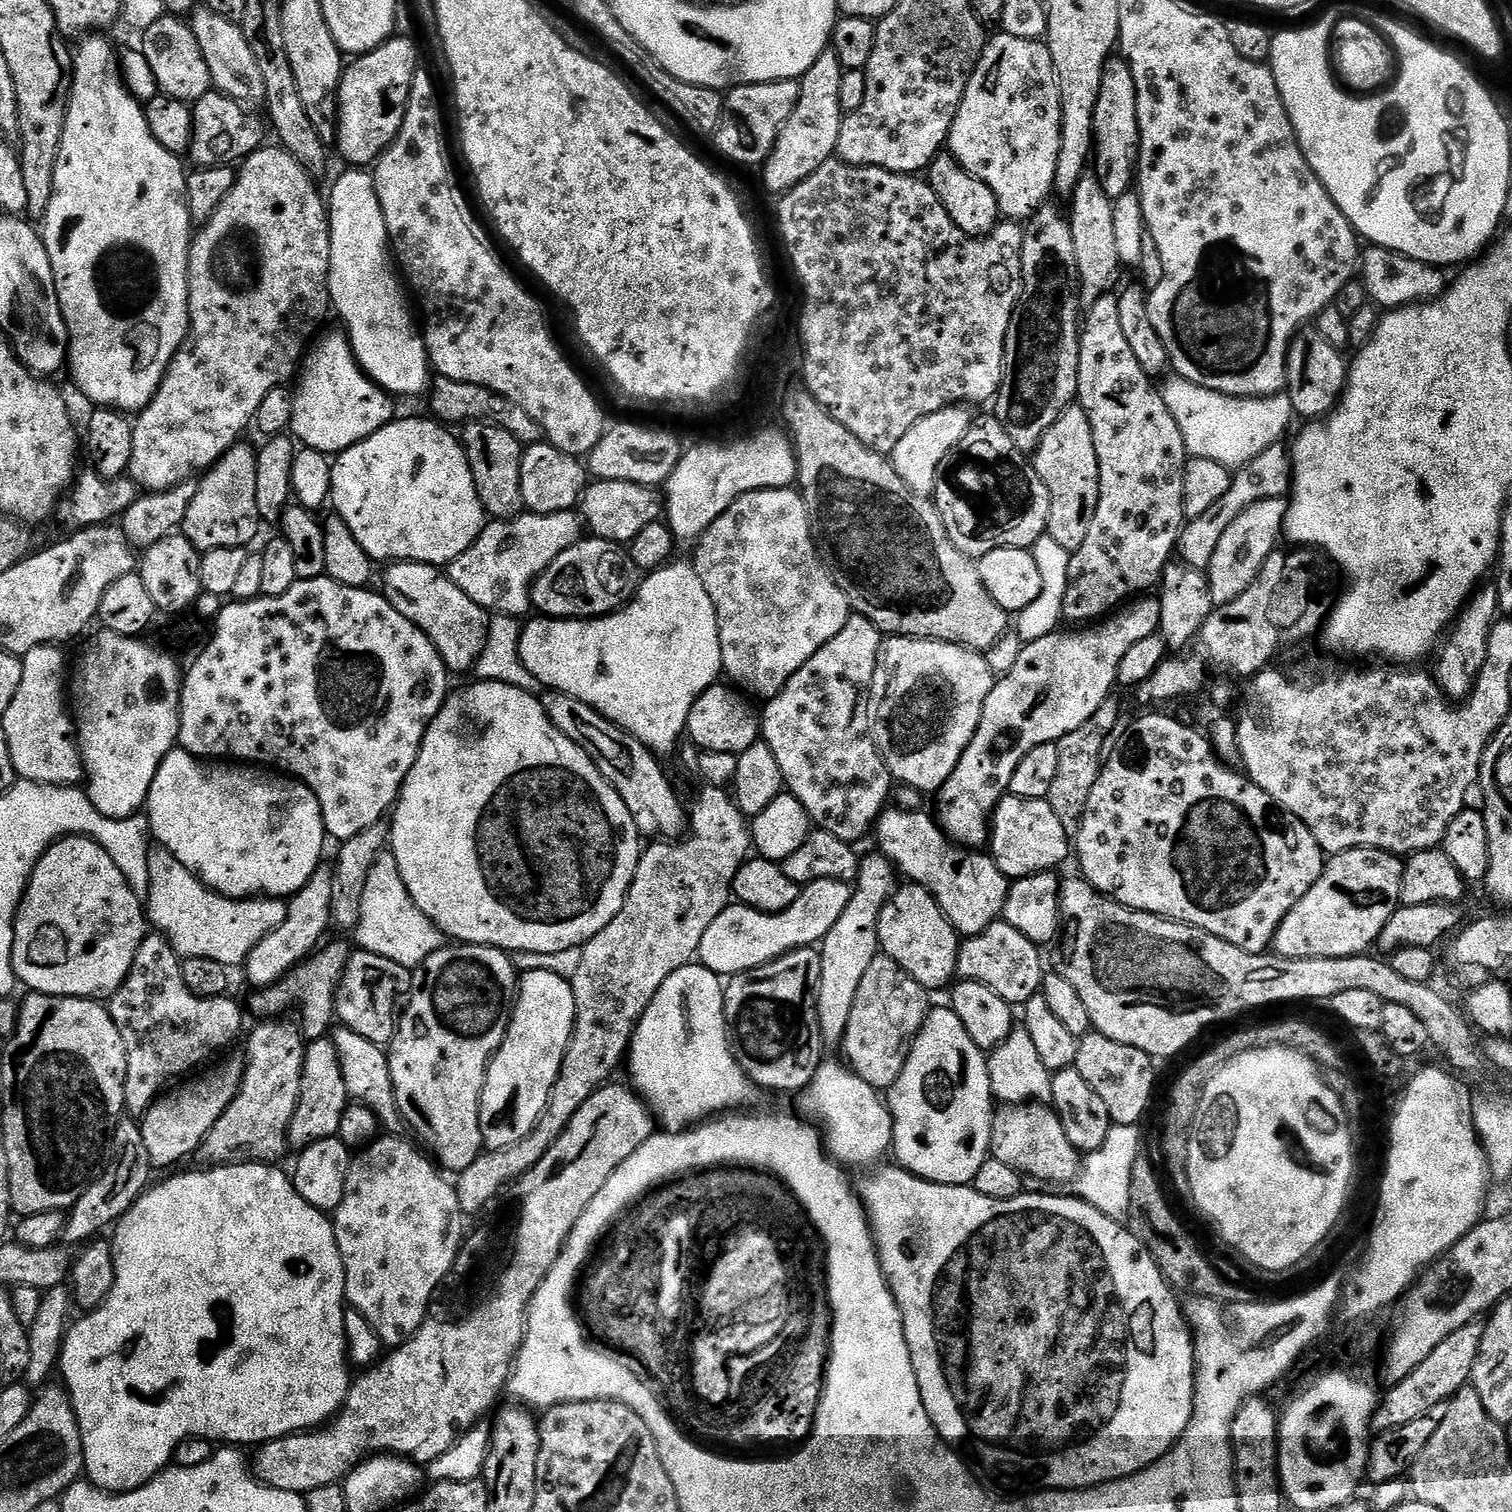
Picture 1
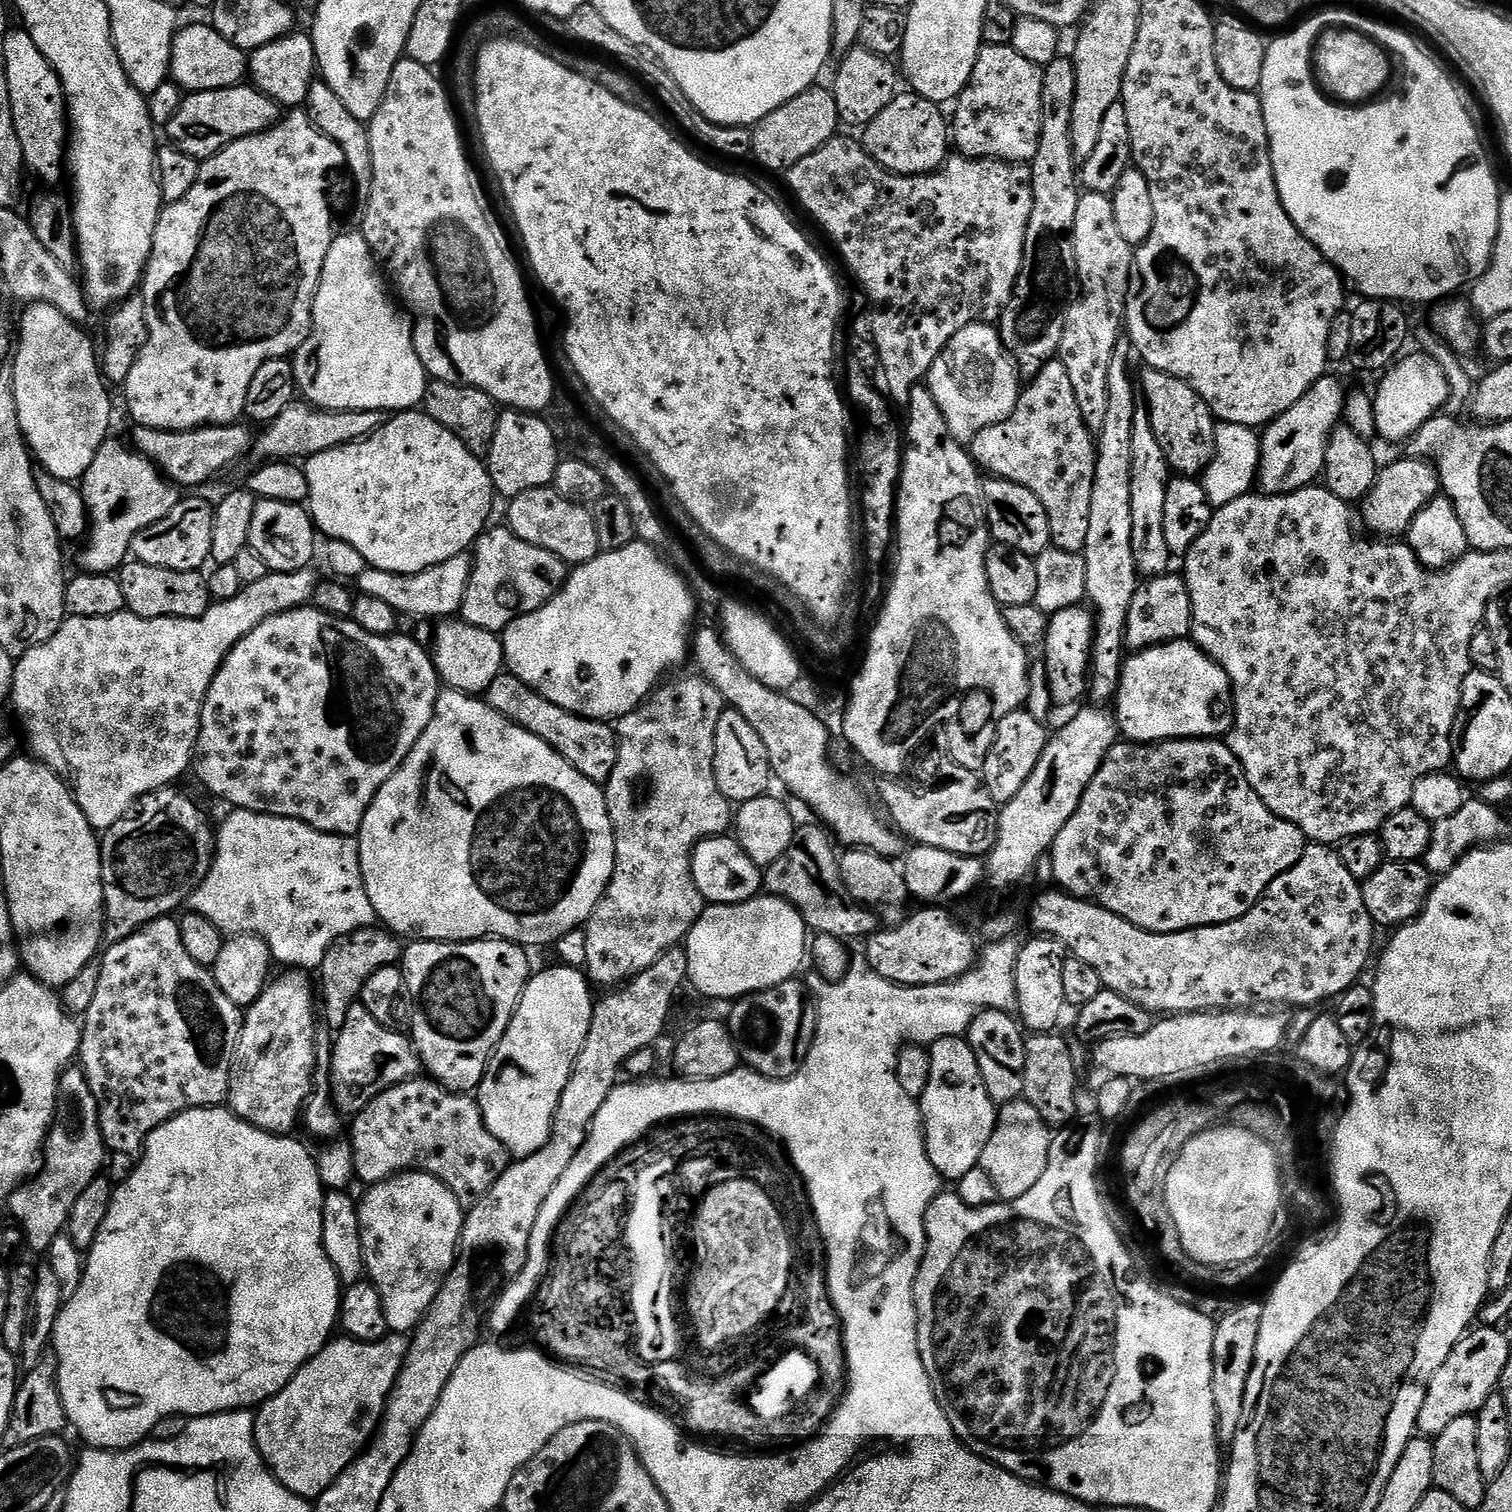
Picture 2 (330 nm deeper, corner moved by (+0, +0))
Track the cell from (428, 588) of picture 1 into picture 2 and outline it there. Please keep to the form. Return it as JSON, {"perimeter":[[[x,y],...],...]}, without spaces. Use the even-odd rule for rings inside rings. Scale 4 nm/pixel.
{"perimeter":[[[445,618],[435,628],[436,637],[430,643],[430,655],[441,681],[454,692],[487,693],[490,682],[494,682],[506,668],[503,639],[497,633],[470,626],[462,618]]]}

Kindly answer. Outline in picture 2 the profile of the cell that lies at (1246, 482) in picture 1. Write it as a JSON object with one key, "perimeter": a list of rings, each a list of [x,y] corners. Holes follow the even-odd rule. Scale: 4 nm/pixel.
{"perimeter":[[[1325,374],[1294,406],[1272,421],[1260,436],[1260,475],[1258,488],[1263,495],[1281,496],[1315,485],[1321,479],[1328,437],[1341,423],[1346,387],[1333,374]]]}

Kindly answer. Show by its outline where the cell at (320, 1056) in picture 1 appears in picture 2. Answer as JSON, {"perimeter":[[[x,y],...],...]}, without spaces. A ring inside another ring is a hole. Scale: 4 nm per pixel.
{"perimeter":[[[362,1003],[348,1007],[346,1022],[342,1022],[334,1036],[330,1073],[332,1100],[341,1116],[356,1117],[374,1098],[378,1098],[378,1094],[419,1077],[421,1072],[416,1045],[403,1031],[382,1026],[382,1022],[378,1022],[378,1018],[374,1018]]]}

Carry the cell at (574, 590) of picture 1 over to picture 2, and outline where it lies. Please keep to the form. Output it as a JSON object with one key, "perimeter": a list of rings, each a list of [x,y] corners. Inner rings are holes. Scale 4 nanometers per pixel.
{"perimeter":[[[506,526],[489,527],[484,535],[476,540],[471,557],[472,573],[466,586],[466,598],[462,598],[459,615],[470,626],[478,626],[482,630],[497,634],[503,633],[504,629],[510,626],[510,622],[550,602],[550,598],[554,598],[554,594],[568,581],[570,571],[569,565],[565,564],[562,558],[558,558],[558,554],[550,554],[550,550],[542,550],[538,546],[530,546],[530,542],[522,542],[522,538],[515,536]]]}

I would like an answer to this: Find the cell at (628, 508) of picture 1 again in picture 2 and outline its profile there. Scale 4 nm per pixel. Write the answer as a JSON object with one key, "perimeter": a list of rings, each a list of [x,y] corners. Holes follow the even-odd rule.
{"perimeter":[[[549,486],[538,490],[526,490],[526,494],[511,497],[507,504],[506,527],[515,536],[522,538],[522,542],[530,542],[530,546],[550,550],[550,554],[558,554],[558,558],[562,558],[569,566],[585,564],[600,555],[598,533],[594,531],[591,511],[583,504],[575,504],[562,498],[555,488]]]}

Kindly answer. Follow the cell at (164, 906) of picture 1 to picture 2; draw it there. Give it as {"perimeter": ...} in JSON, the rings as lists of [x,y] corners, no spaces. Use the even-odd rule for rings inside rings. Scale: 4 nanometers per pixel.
{"perimeter":[[[238,808],[229,813],[229,816],[221,824],[218,824],[218,831],[214,836],[214,855],[210,870],[204,881],[193,888],[192,895],[186,901],[187,907],[191,911],[202,914],[204,918],[210,918],[210,922],[214,922],[214,926],[218,926],[218,930],[228,936],[240,936],[241,934],[260,936],[270,946],[273,961],[277,965],[288,964],[284,966],[292,970],[319,970],[322,966],[322,958],[326,958],[326,950],[335,940],[359,928],[373,927],[377,923],[376,911],[370,902],[370,894],[366,894],[366,886],[362,878],[360,841],[356,836],[330,834],[301,820],[285,816],[271,816],[268,812],[251,812],[245,808]]]}

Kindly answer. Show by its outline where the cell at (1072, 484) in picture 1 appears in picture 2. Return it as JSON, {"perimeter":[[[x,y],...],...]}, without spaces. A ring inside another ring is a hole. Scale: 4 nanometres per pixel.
{"perimeter":[[[1060,359],[1046,362],[1039,374],[1027,381],[1014,414],[1000,424],[986,426],[971,440],[970,451],[977,468],[989,477],[1014,482],[1042,502],[1050,522],[1051,547],[1083,553],[1090,530],[1096,440],[1086,422],[1082,422],[1074,382],[1070,382],[1070,374]]]}

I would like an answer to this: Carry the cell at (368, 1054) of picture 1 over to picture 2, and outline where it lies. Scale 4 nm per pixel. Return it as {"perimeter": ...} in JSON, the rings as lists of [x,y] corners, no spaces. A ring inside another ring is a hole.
{"perimeter":[[[413,1078],[386,1089],[354,1117],[350,1132],[351,1128],[356,1178],[371,1186],[409,1170],[429,1172],[452,1191],[454,1198],[458,1198],[461,1208],[465,1210],[474,1207],[491,1190],[494,1182],[510,1163],[510,1157],[502,1142],[498,1142],[494,1134],[490,1134],[479,1103],[463,1092],[449,1092],[431,1078]]]}

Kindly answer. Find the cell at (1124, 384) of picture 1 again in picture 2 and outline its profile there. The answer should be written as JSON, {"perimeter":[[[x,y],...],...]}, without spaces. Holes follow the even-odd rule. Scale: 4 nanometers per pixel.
{"perimeter":[[[1084,192],[1081,195],[1078,214],[1074,214],[1072,241],[1080,275],[1080,291],[1070,310],[1064,313],[1058,359],[1062,366],[1066,366],[1070,382],[1074,382],[1082,422],[1086,422],[1093,434],[1099,434],[1102,422],[1106,422],[1106,374],[1110,374],[1114,346],[1122,338],[1122,325],[1134,284],[1134,248],[1118,230],[1111,195],[1102,192]]]}

